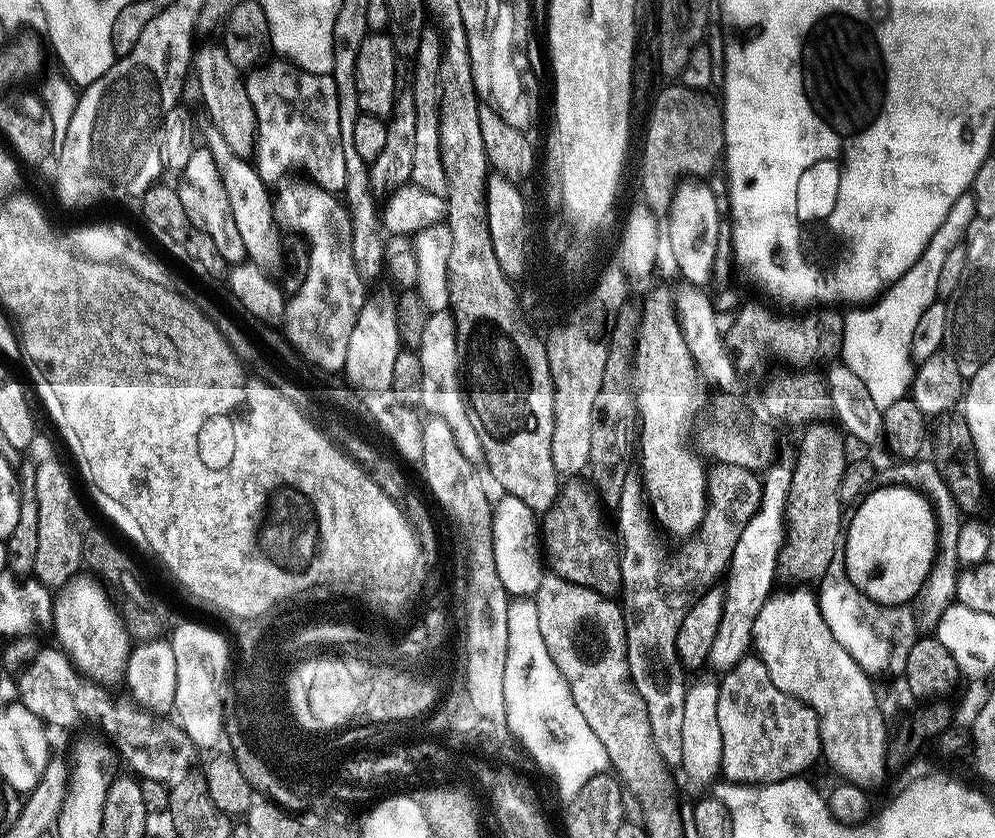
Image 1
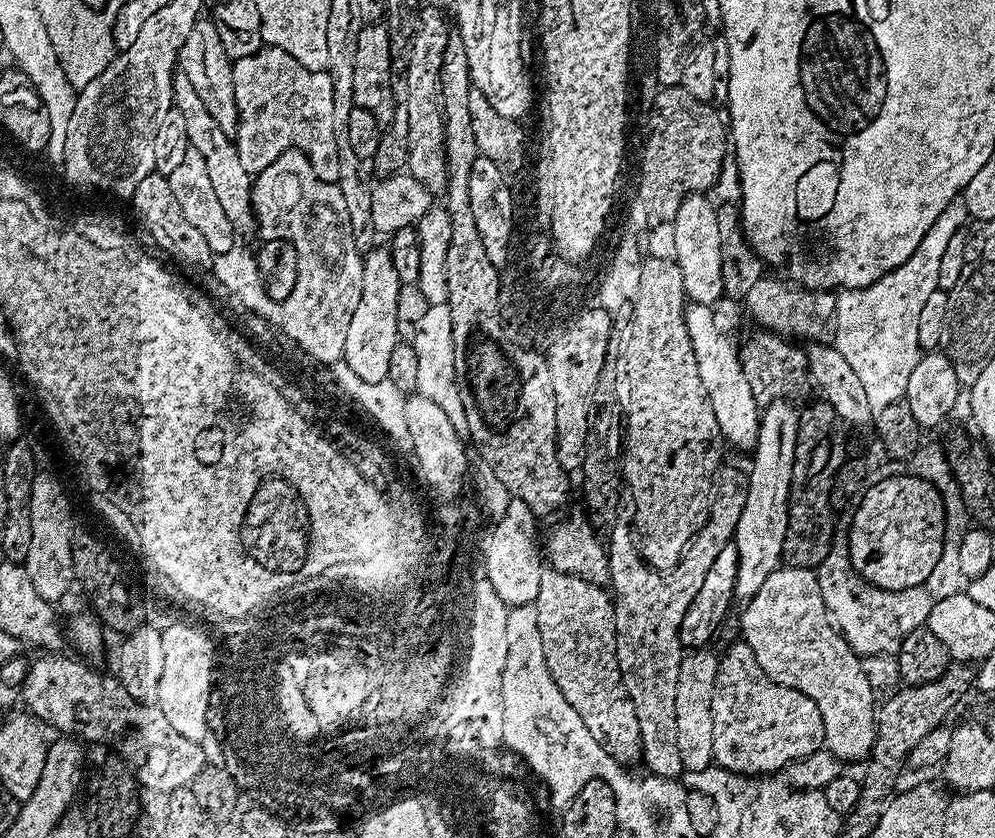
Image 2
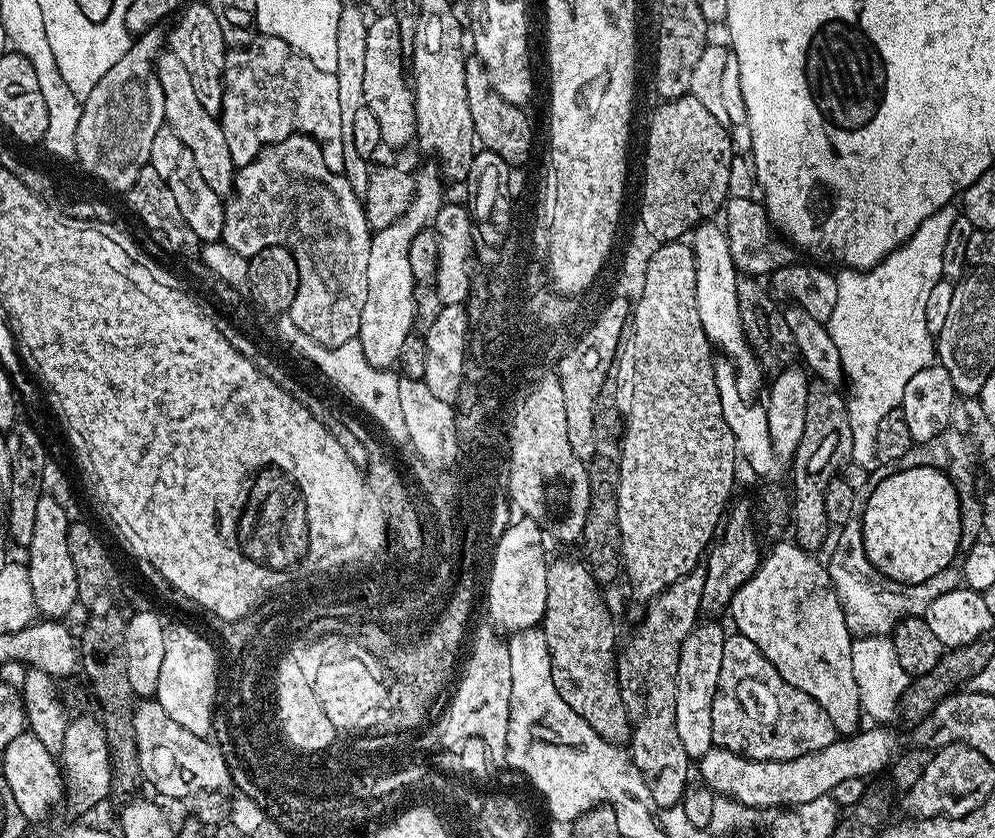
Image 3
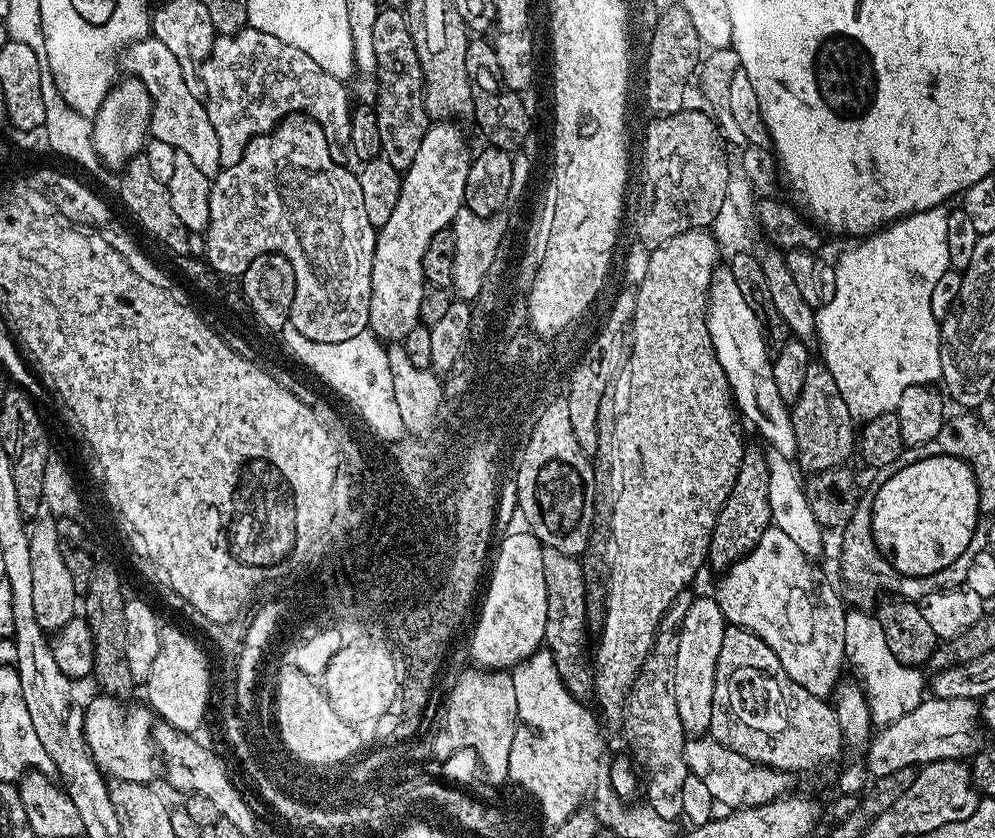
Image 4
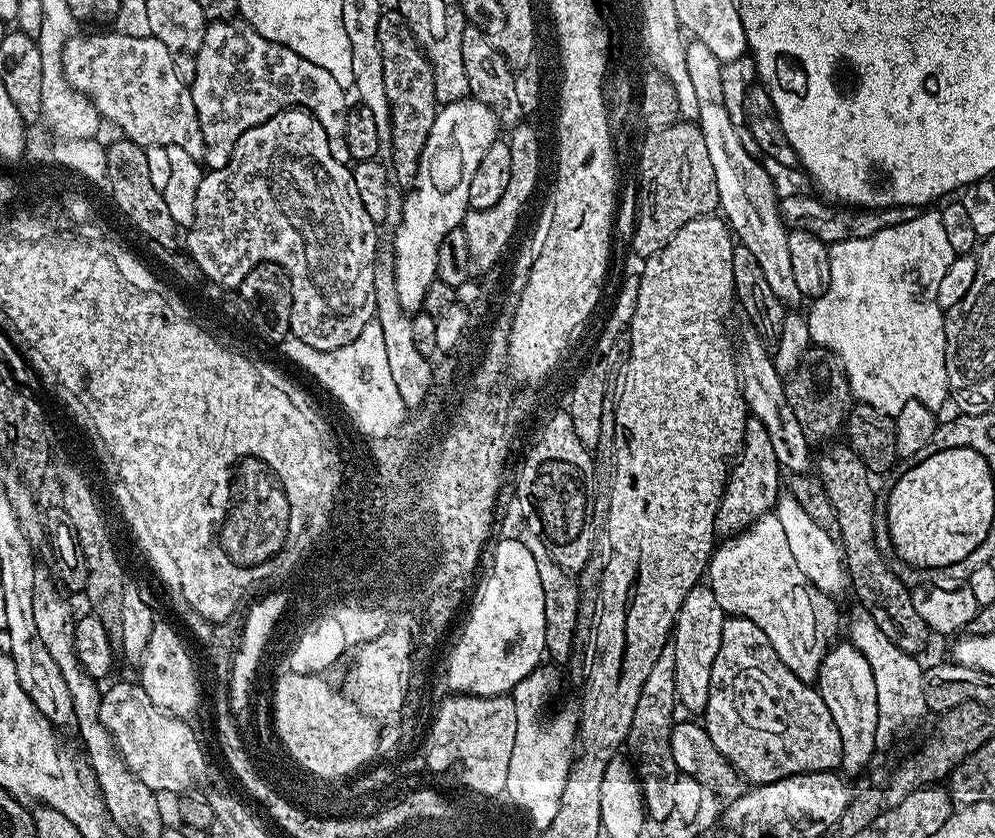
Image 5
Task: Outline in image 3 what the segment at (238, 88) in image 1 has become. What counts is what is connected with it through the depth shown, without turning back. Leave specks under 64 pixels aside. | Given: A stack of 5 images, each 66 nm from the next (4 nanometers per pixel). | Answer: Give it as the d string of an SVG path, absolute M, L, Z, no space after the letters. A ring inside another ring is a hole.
M207 2L189 3L175 17L176 25L170 30L170 36L176 39L174 51L182 58L182 66L190 70L190 78L194 78L194 91L198 93L198 102L206 106L211 116L219 117L224 106L224 57L226 45L222 38L222 29L218 26L218 18L214 18L214 10L210 10Z

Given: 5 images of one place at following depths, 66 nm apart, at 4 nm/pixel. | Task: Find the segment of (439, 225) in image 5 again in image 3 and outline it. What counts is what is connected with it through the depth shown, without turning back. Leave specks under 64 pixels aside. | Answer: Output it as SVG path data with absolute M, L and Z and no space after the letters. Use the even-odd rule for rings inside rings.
M433 172L416 176L416 197L406 214L402 214L398 222L375 233L370 242L370 259L366 265L366 306L362 306L358 339L370 366L375 368L391 369L397 363L402 342L414 332L415 304L412 295L417 283L410 268L410 246L415 235L433 223L446 203L445 185L441 177Z

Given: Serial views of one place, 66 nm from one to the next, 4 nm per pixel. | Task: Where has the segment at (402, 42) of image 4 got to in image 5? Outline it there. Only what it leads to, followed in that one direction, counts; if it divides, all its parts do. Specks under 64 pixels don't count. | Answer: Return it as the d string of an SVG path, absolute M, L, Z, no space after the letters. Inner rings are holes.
M399 10L381 11L378 18L378 50L382 50L382 78L386 82L386 98L390 102L390 122L392 123L392 164L391 173L394 180L401 184L401 189L412 187L418 174L418 162L422 158L422 146L426 146L426 138L430 138L430 126L434 126L434 118L438 111L434 94L434 70L426 58L426 54L416 41L416 35L410 30L406 18Z

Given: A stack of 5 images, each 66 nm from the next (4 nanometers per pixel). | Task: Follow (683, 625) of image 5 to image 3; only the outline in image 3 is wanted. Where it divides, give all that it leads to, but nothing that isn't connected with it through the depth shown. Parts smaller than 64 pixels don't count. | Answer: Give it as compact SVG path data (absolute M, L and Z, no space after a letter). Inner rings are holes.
M700 622L693 628L682 646L681 657L678 659L678 682L675 695L675 725L683 749L692 762L699 761L714 745L712 742L712 703L718 686L718 670L722 670L722 646L726 632L716 622Z

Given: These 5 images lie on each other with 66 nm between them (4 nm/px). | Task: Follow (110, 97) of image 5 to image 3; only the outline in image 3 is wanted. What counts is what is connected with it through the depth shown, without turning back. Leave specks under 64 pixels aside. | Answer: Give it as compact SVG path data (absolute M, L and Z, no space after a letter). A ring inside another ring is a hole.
M164 50L155 57L154 69L162 92L166 98L164 119L167 127L178 134L184 143L184 151L191 152L198 170L202 173L205 182L210 182L210 190L214 190L224 198L233 191L233 180L237 174L237 167L230 156L230 146L226 146L226 134L220 129L220 121L211 116L198 102L198 93L194 91L194 78L190 78L190 70L182 66L182 58L176 56L175 51Z

